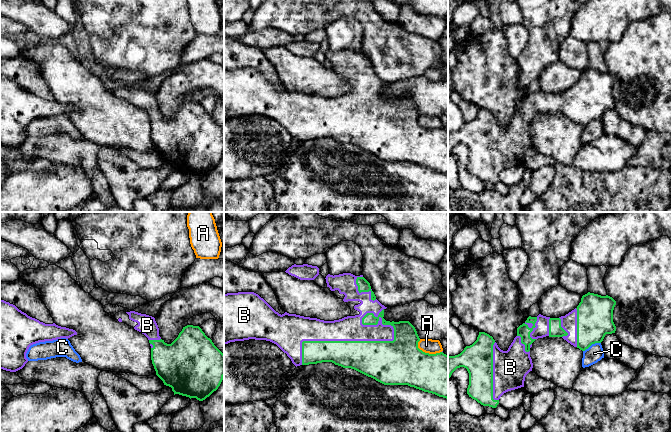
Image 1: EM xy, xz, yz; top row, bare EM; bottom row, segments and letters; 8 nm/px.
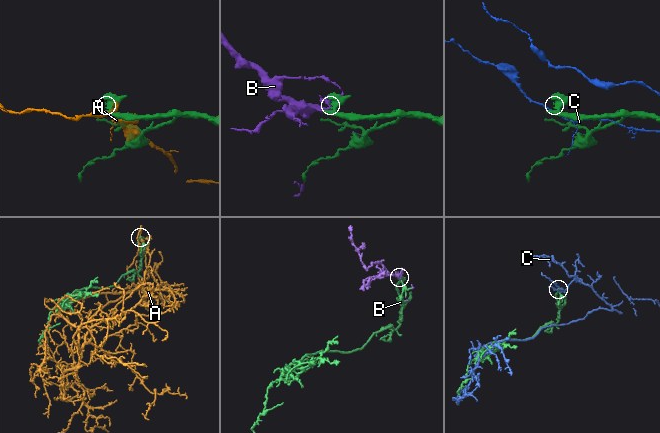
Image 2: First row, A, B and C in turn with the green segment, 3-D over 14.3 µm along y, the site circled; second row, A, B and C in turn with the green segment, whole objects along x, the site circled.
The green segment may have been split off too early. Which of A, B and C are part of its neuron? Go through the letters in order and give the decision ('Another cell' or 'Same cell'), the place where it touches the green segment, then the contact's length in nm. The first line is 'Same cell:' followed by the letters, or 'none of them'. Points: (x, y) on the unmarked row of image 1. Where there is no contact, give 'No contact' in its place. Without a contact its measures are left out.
Same cell: B
A: Another cell. Touches green at xz (427, 129). Shared border 220 nm
B: Same cell. Touches green at xz (342, 117). Shared border 800 nm
C: Another cell. Touches green at yz (591, 120). Shared border 160 nm

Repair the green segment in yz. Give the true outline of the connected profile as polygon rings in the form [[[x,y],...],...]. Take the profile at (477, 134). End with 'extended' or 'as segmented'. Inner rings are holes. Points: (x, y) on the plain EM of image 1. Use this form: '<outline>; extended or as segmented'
[[[590,69],[583,71],[579,81],[559,94],[550,94],[539,90],[537,93],[529,92],[527,96],[517,104],[517,112],[507,127],[501,126],[492,112],[485,108],[479,108],[477,116],[455,132],[448,132],[448,154],[460,143],[467,145],[469,149],[469,161],[467,170],[483,182],[496,184],[500,173],[511,166],[524,163],[526,151],[532,147],[533,139],[530,133],[532,119],[546,112],[562,113],[574,123],[582,127],[592,120],[601,119],[606,110],[616,107],[613,98],[613,86],[616,77],[606,71]]]; extended

